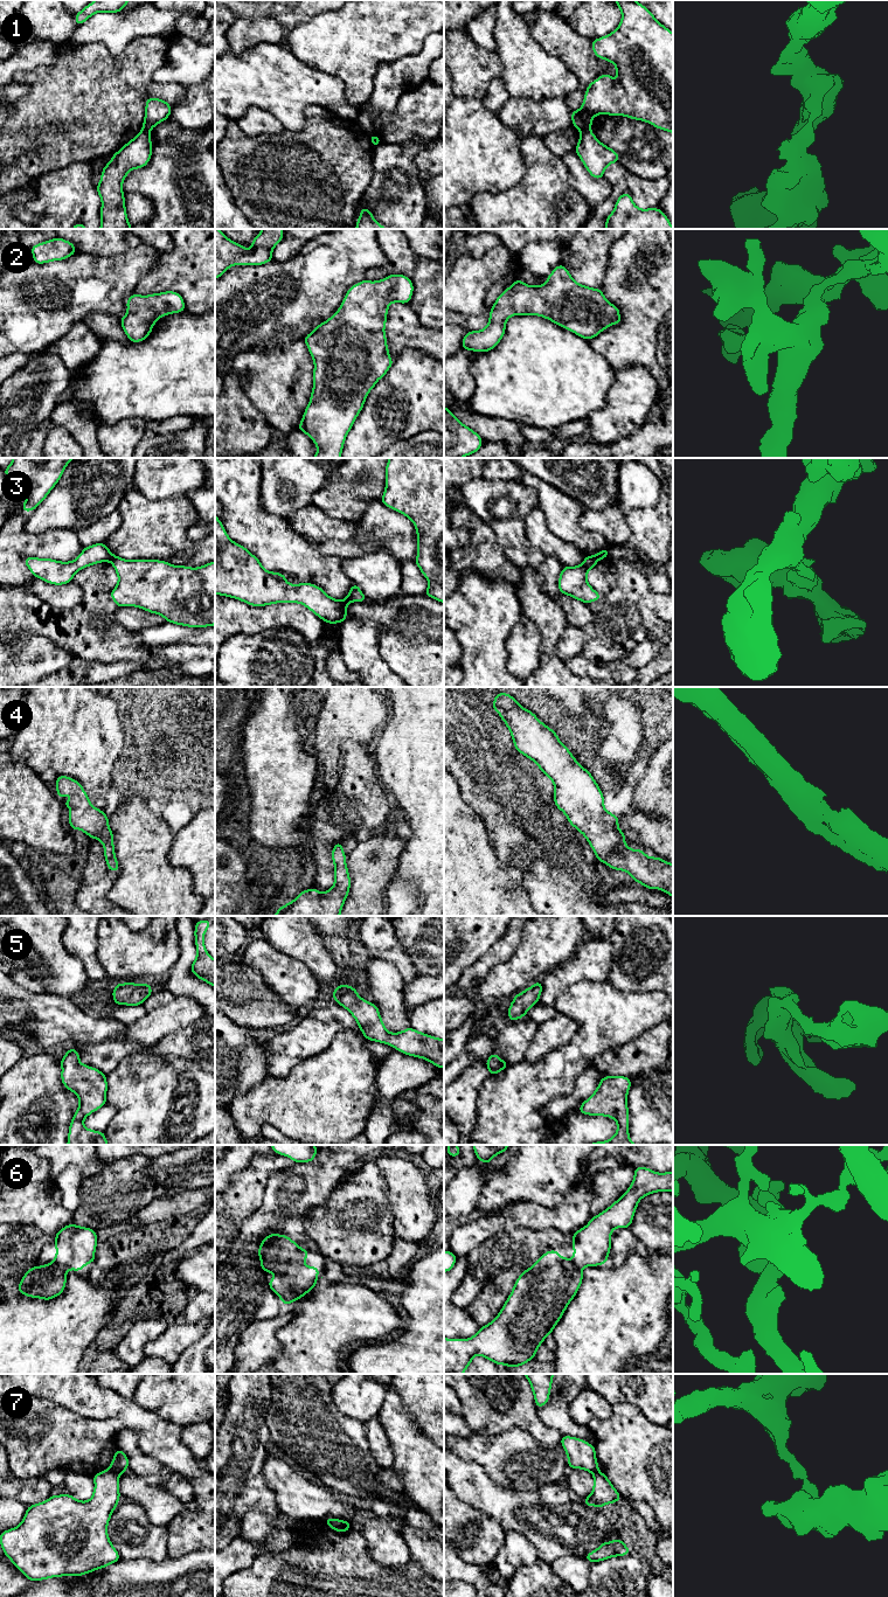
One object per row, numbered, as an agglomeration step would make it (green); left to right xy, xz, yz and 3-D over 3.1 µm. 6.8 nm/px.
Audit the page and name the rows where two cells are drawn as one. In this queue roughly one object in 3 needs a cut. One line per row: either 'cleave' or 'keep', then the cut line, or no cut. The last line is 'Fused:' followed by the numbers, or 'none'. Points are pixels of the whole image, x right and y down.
1: cleave; cut in yz along (588, 129), (581, 131)
2: keep; no cut
3: cleave; cut in xz along (340, 601), (345, 612)
4: keep; no cut
5: keep; no cut
6: keep; no cut
7: cleave; cut in xy along (110, 1469), (119, 1473)
Fused: 1, 3, 7

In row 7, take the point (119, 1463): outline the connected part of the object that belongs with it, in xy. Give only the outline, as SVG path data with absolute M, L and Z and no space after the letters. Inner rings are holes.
M117 1449L110 1467L118 1473L123 1473L129 1468L127 1456L120 1449Z

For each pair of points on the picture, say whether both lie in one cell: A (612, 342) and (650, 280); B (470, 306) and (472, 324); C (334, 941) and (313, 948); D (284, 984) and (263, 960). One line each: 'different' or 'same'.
A: same
B: different
C: different
D: same

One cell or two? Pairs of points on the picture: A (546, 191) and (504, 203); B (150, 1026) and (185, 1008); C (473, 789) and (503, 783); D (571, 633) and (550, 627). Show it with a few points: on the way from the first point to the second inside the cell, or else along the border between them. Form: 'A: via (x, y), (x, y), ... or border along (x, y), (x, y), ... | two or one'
A: via (535, 201), (533, 203), (514, 203) | one
B: via (158, 1022), (177, 1015) | one
C: via (480, 790), (495, 790) | one
D: border along (567, 625), (556, 645), (559, 658) | two

